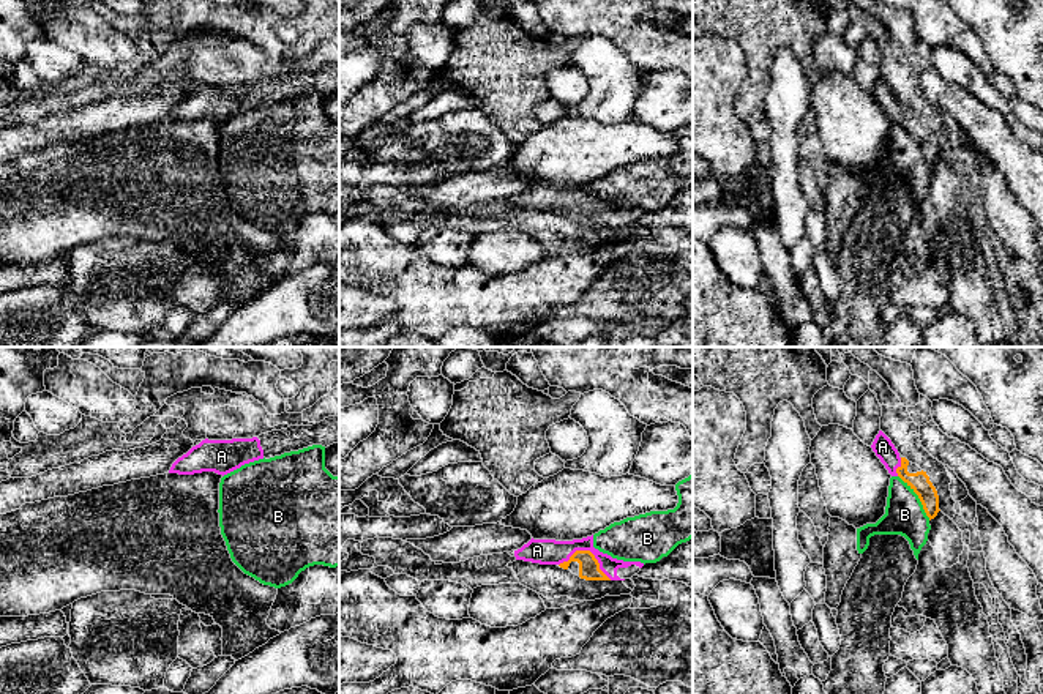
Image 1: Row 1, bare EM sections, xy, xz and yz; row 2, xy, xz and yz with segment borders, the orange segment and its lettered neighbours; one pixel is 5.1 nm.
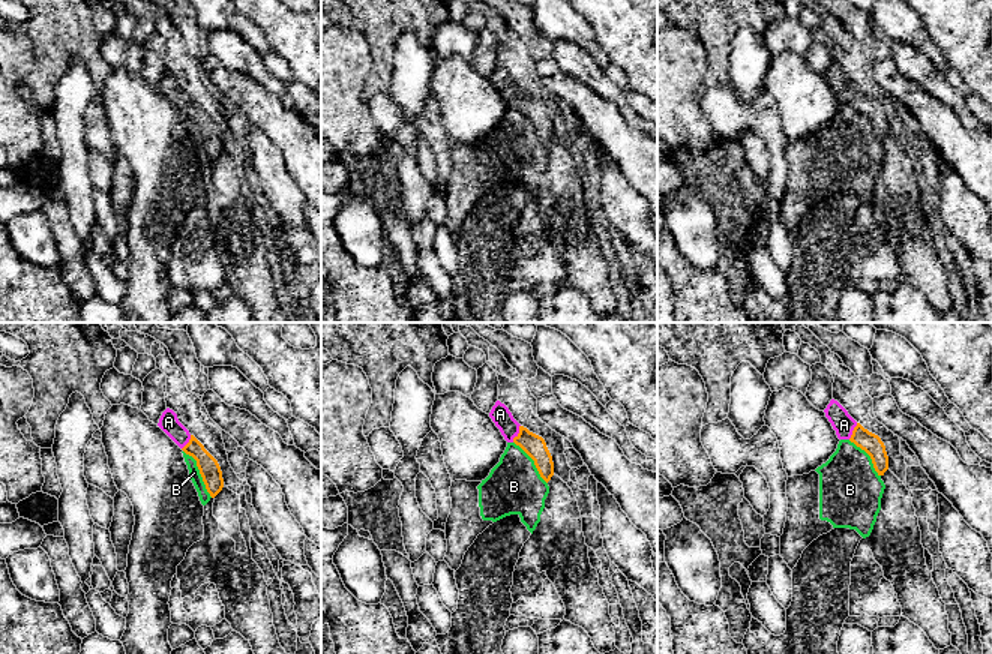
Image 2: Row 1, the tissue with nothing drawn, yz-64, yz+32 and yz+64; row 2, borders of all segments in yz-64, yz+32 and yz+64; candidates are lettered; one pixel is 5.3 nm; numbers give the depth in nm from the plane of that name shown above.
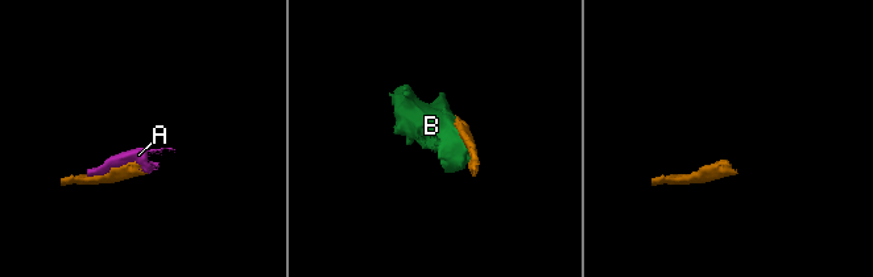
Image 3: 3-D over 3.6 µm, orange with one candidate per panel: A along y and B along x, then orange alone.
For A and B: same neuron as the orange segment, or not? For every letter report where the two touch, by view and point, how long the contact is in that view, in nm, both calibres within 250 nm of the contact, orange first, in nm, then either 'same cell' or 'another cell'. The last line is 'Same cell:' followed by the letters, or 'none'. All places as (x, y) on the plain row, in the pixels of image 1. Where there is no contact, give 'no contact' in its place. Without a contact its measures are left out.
A: xz (589, 197) | 280 nm | 110/130 nm | same cell
B: yz (919, 144) | 280 nm | 100/200 nm | another cell
Same cell: A

